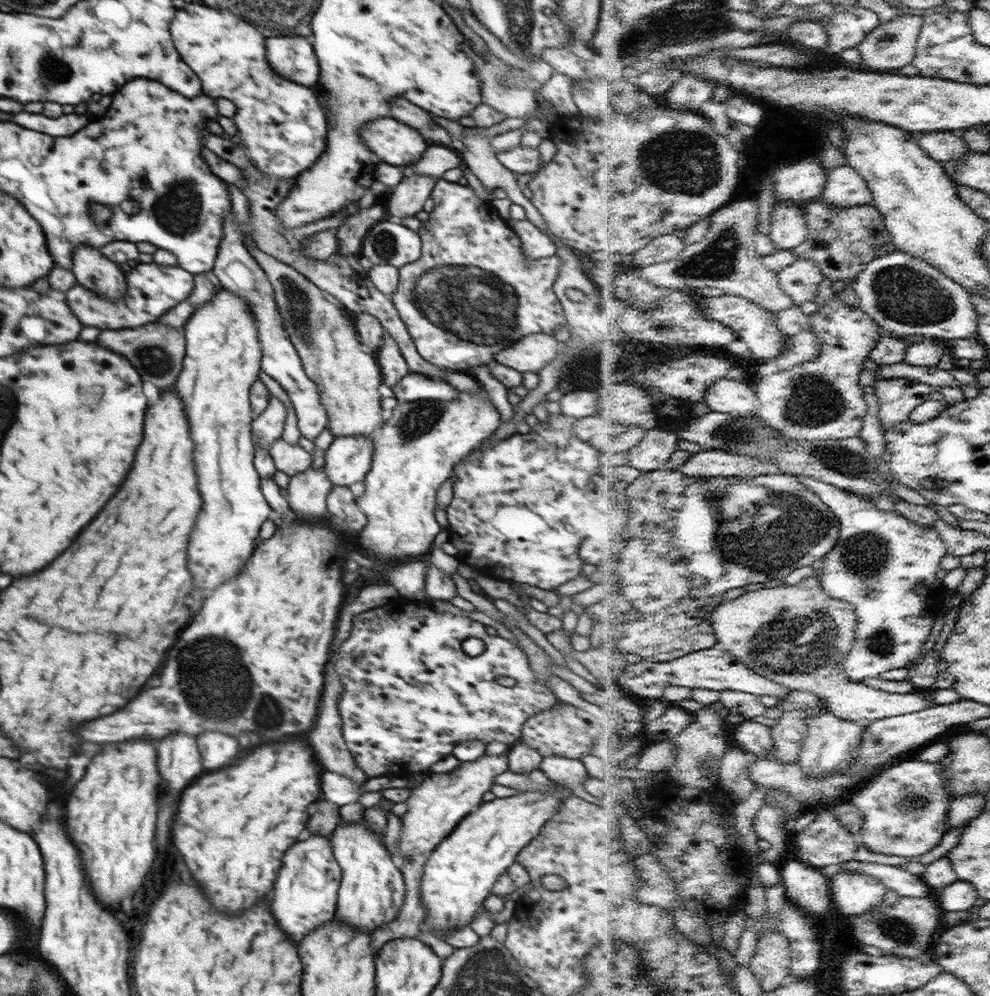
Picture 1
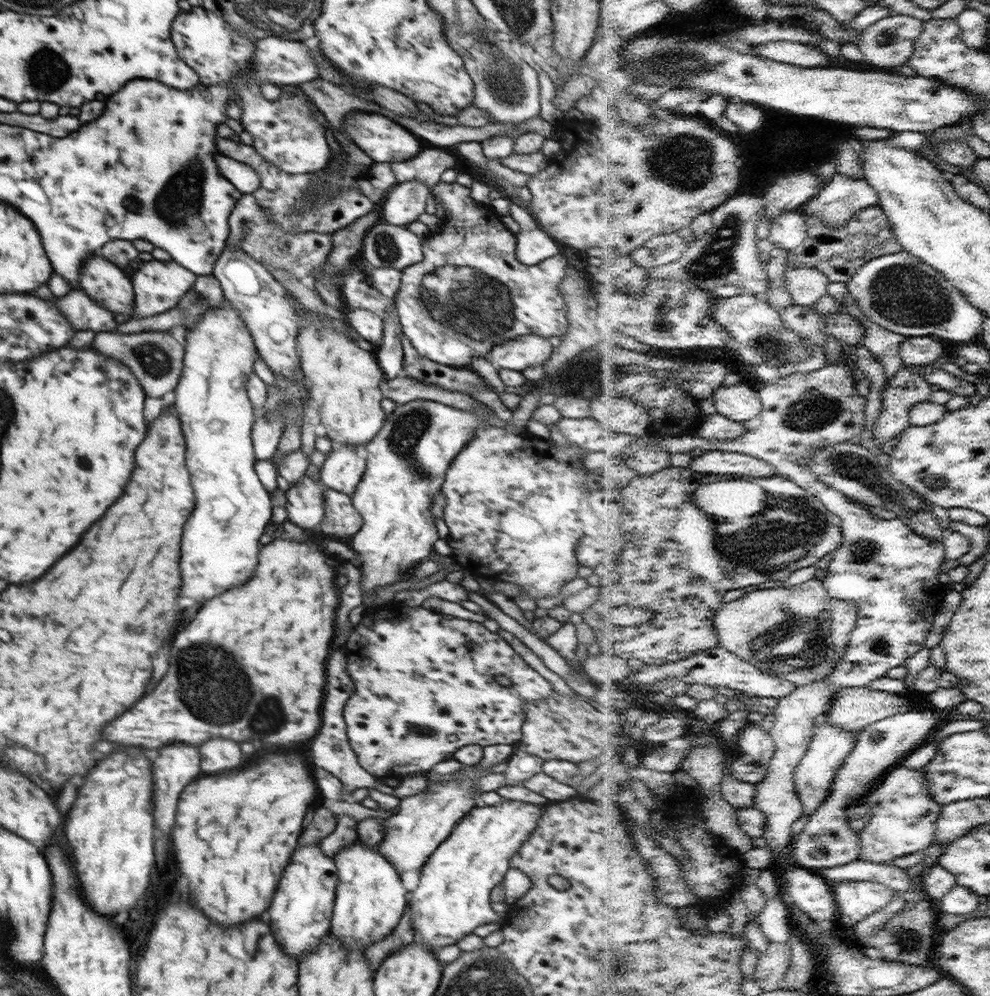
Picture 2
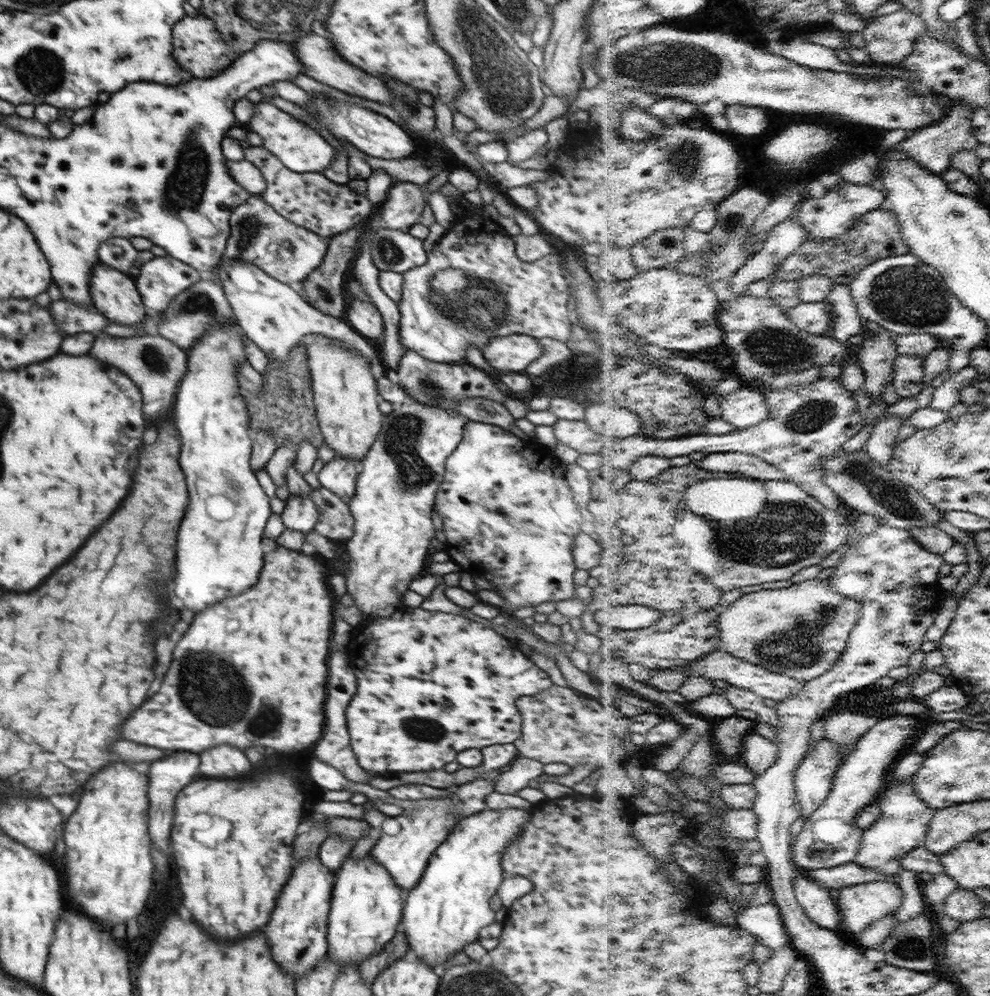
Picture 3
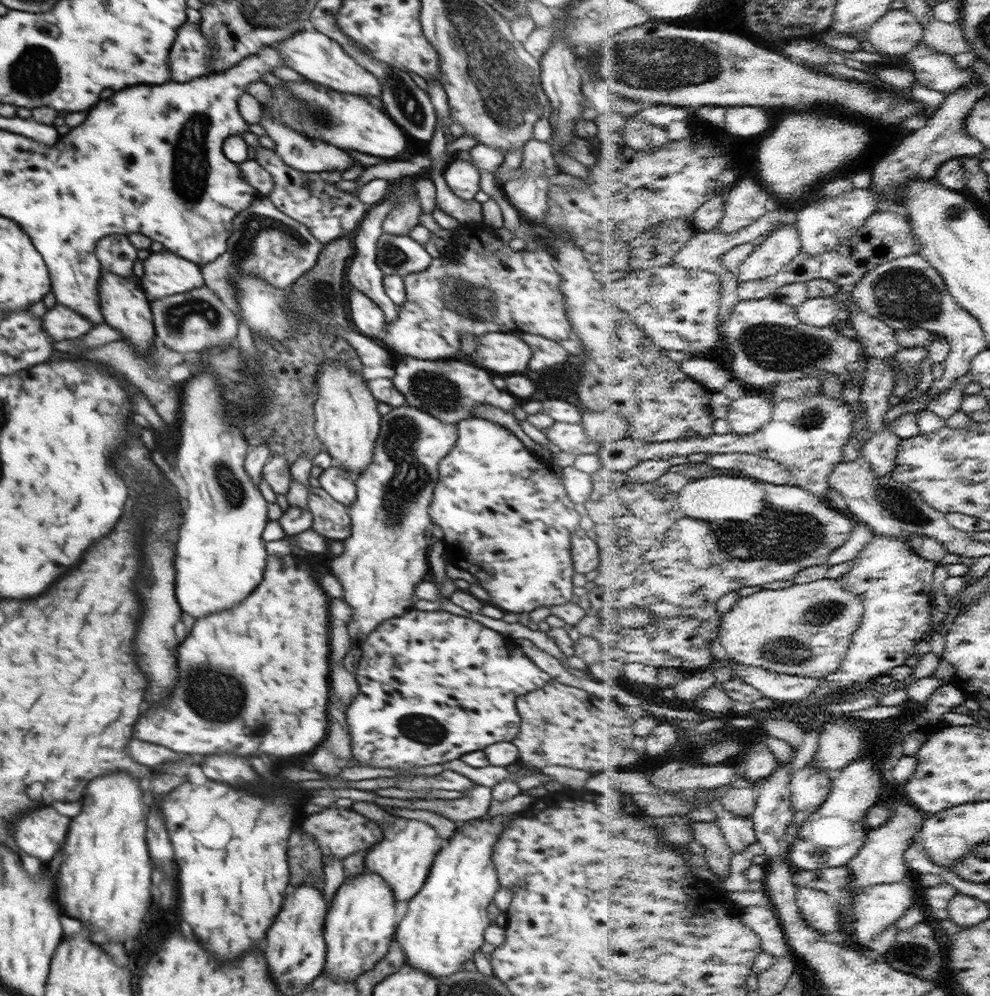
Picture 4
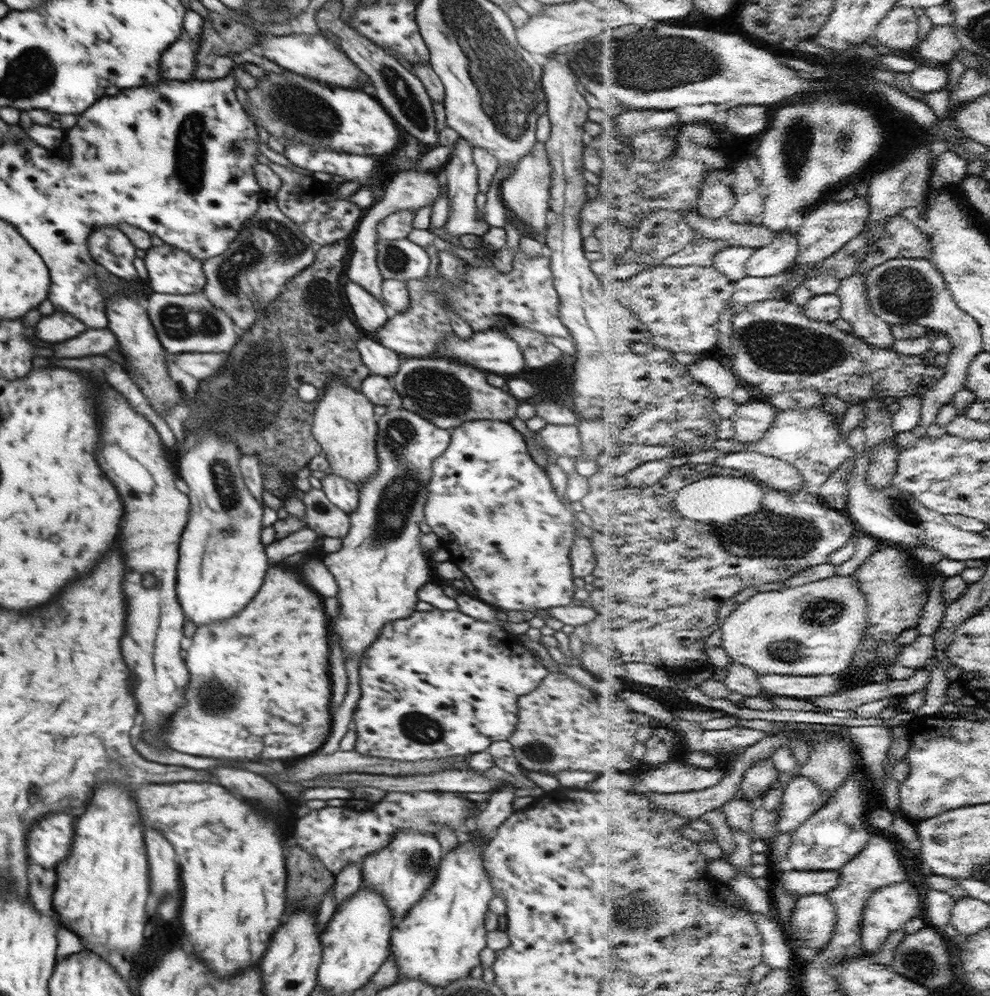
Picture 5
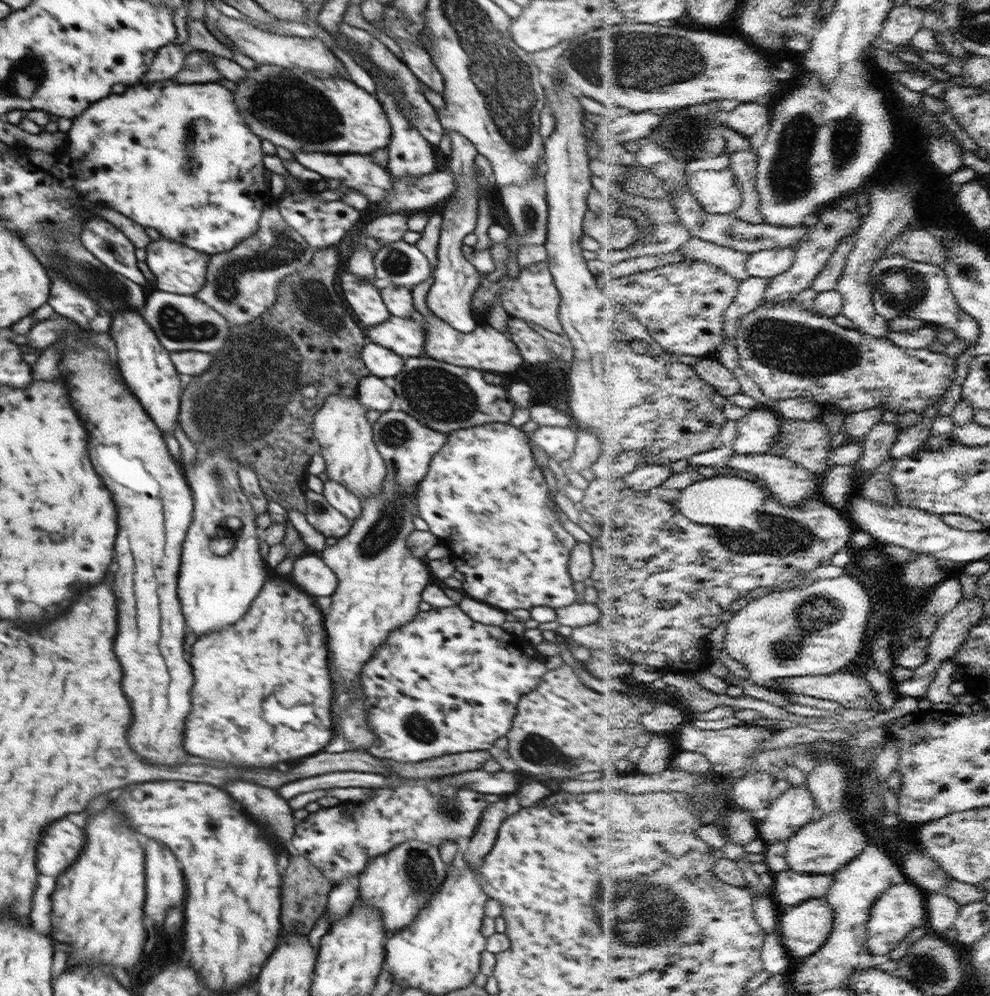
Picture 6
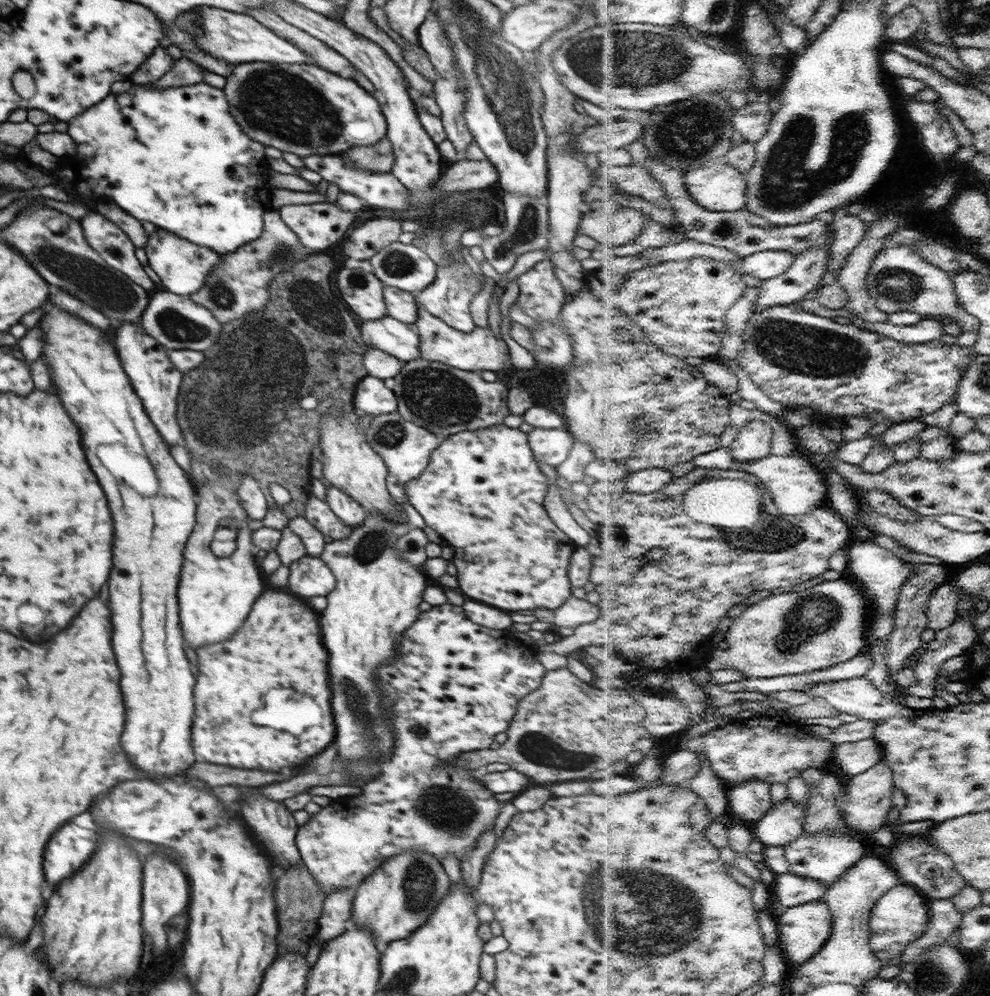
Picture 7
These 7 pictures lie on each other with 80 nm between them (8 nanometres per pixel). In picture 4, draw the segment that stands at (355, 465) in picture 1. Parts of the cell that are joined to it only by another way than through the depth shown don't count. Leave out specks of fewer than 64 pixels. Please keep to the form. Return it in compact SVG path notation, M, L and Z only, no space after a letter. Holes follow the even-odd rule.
M332 464L328 469L324 469L317 479L320 481L320 487L344 506L349 507L356 500L355 481L357 476L349 470Z

